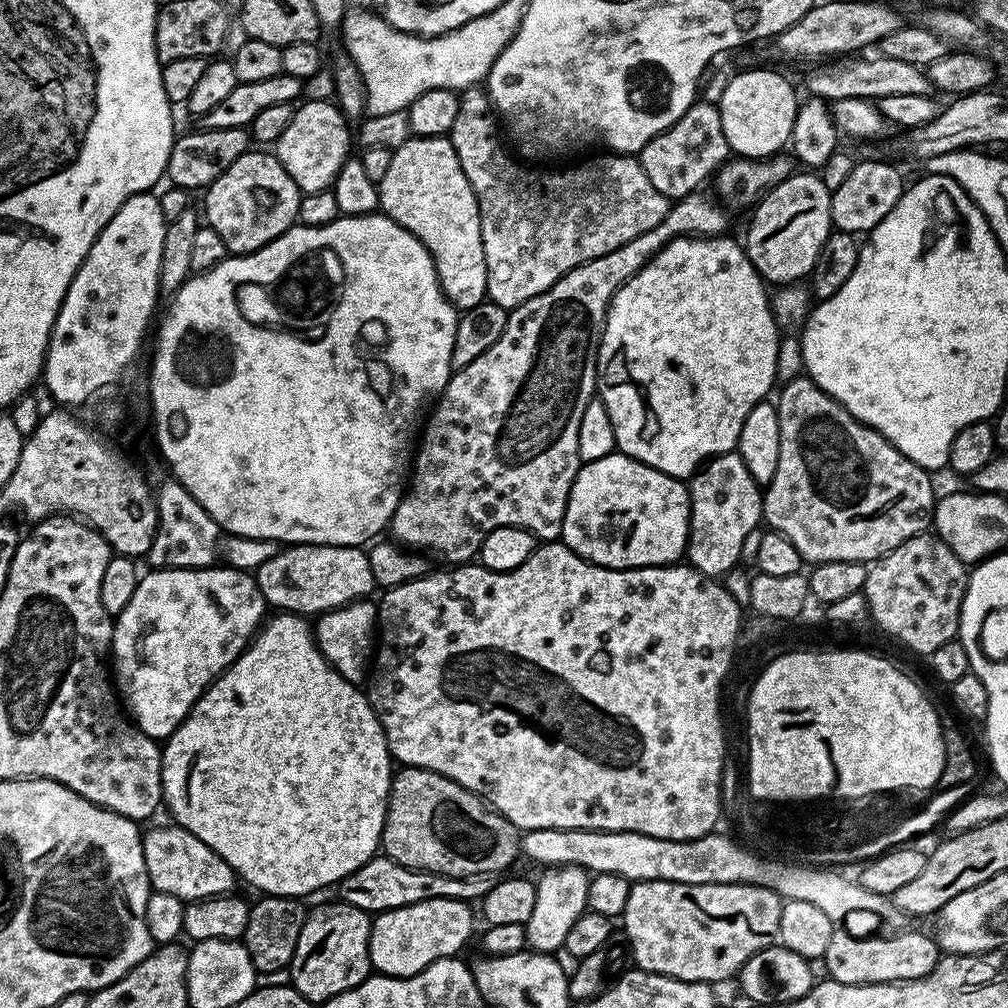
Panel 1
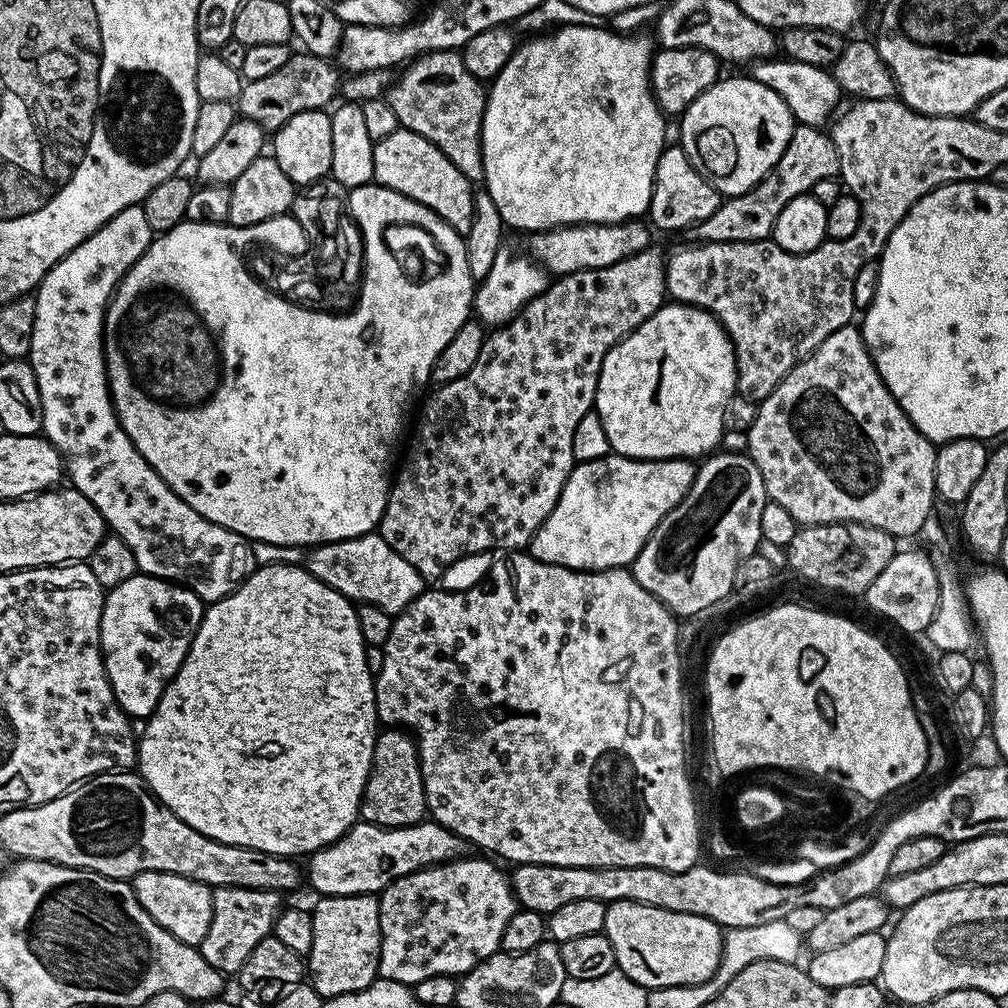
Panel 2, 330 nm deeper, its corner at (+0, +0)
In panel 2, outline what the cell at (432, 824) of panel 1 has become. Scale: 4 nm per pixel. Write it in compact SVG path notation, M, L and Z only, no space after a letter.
M399 726L385 727L377 735L360 814L367 823L380 824L383 828L405 828L425 819L424 779L420 773L418 749L413 737Z

